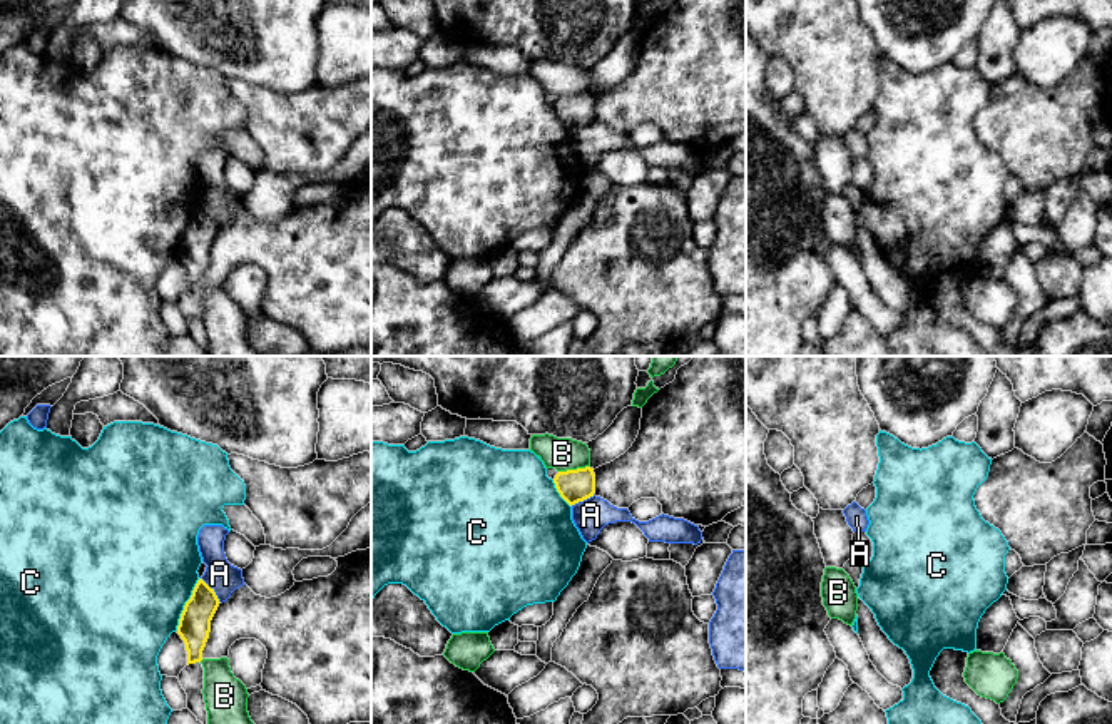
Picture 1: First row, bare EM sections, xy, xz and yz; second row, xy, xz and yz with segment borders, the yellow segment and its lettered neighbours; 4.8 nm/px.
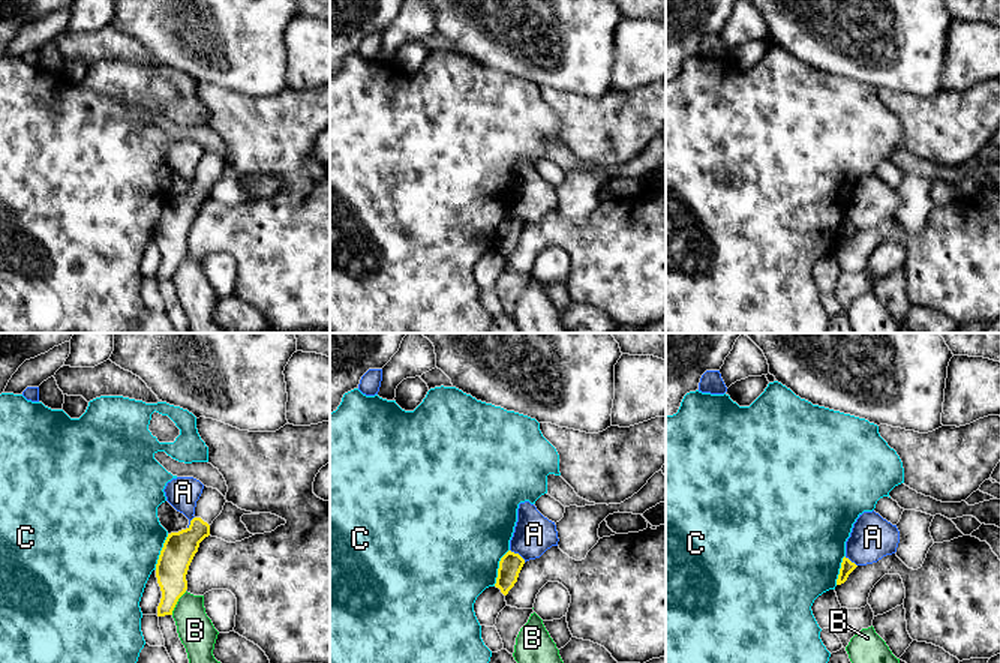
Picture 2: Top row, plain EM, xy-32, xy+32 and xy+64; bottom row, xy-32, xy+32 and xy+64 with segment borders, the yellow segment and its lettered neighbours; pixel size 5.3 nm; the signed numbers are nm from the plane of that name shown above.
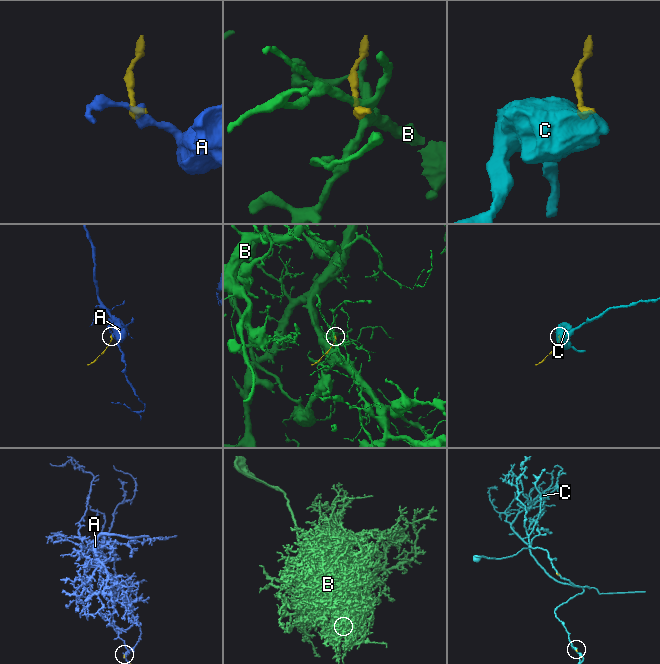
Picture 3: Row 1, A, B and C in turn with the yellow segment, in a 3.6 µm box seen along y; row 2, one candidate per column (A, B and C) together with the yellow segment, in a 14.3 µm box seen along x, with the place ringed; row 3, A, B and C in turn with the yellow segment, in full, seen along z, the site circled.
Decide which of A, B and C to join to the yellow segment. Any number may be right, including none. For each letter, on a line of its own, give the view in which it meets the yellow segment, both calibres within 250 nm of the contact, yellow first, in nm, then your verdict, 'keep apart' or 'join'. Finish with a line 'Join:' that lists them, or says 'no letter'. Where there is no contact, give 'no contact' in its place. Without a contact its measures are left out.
A: meets yellow in xy; 160 nm thick on the yellow side, 150 nm on the other; keep apart
B: meets yellow in xz; 160 nm thick on the yellow side, 160 nm on the other; keep apart
C: meets yellow in xy; 160 nm thick on the yellow side, 480 nm on the other; join
Join: C

